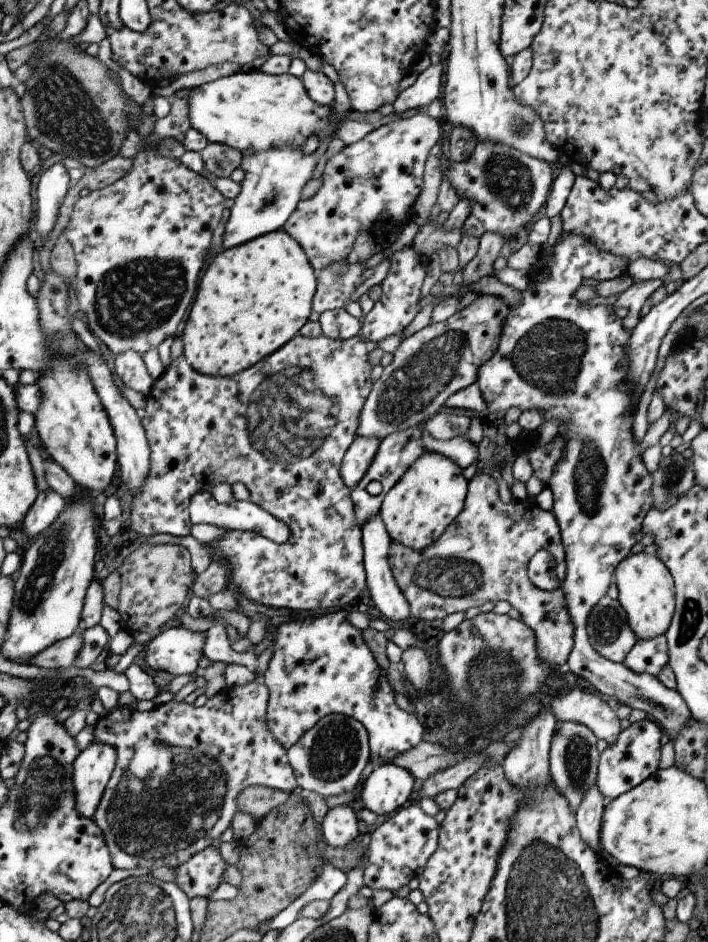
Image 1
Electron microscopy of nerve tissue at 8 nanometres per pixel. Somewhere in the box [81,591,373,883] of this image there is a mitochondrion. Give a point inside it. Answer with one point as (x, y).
(167, 799)

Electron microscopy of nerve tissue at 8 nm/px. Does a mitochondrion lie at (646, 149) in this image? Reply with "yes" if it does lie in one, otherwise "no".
yes

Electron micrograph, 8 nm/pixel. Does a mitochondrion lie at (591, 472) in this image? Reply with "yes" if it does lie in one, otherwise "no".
yes

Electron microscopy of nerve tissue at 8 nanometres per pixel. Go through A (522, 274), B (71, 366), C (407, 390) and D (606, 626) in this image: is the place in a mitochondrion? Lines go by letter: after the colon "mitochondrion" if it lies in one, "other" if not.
A: other
B: mitochondrion
C: mitochondrion
D: mitochondrion

